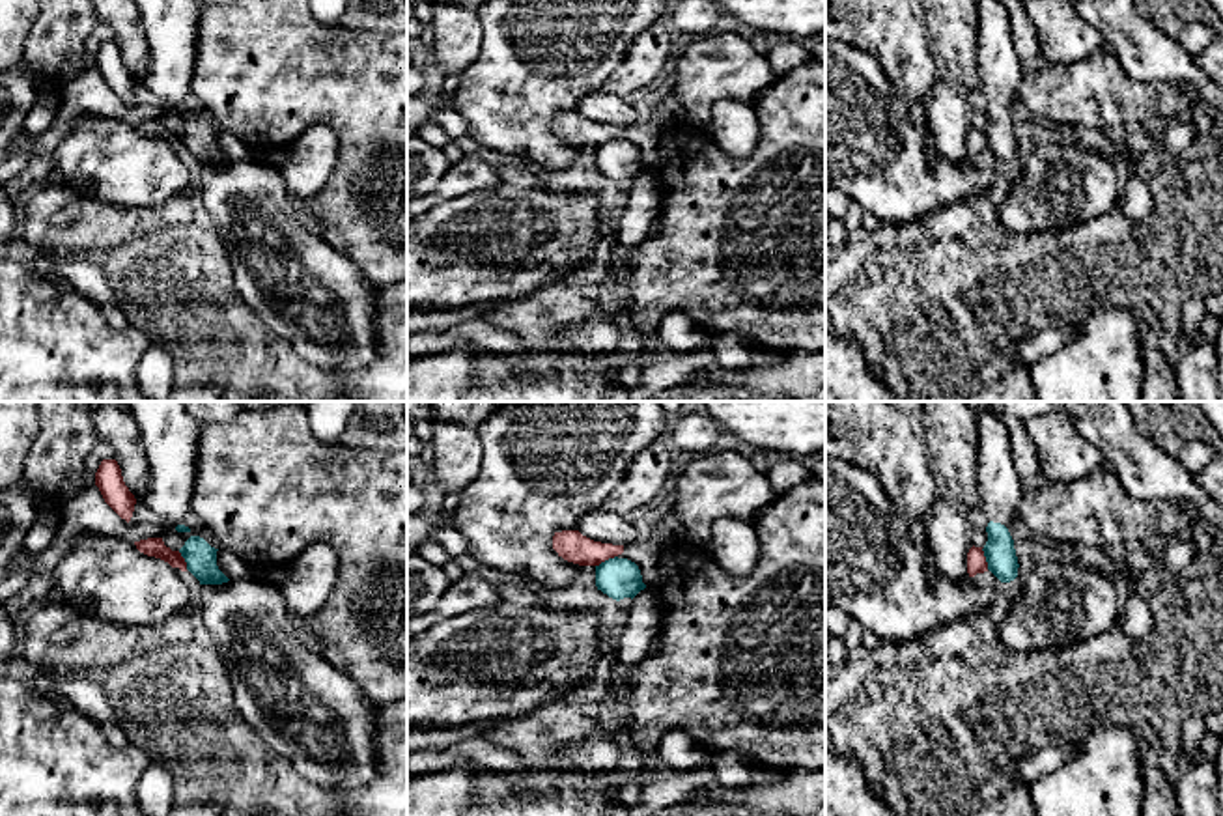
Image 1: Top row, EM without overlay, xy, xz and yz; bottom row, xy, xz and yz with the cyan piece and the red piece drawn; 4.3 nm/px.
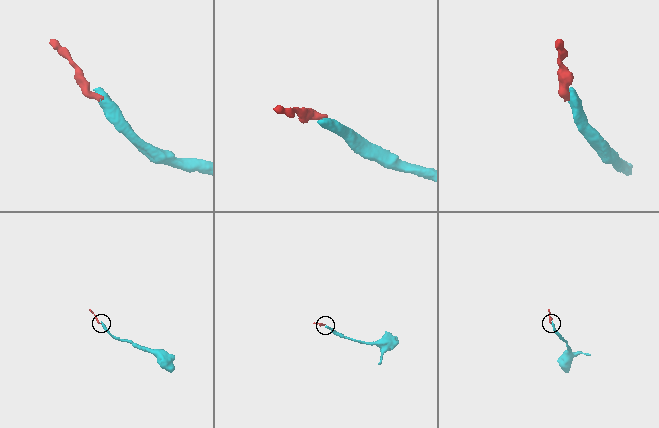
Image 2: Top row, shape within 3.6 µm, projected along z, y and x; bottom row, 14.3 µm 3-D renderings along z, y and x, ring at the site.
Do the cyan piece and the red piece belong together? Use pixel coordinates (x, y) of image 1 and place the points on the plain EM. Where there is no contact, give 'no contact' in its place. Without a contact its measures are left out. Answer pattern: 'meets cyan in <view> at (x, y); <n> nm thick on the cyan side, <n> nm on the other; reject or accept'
meets cyan in xz at (605, 142); 180 nm thick on the cyan side, 140 nm on the other; reject

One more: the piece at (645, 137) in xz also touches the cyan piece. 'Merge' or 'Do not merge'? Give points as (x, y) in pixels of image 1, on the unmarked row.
Do not merge

